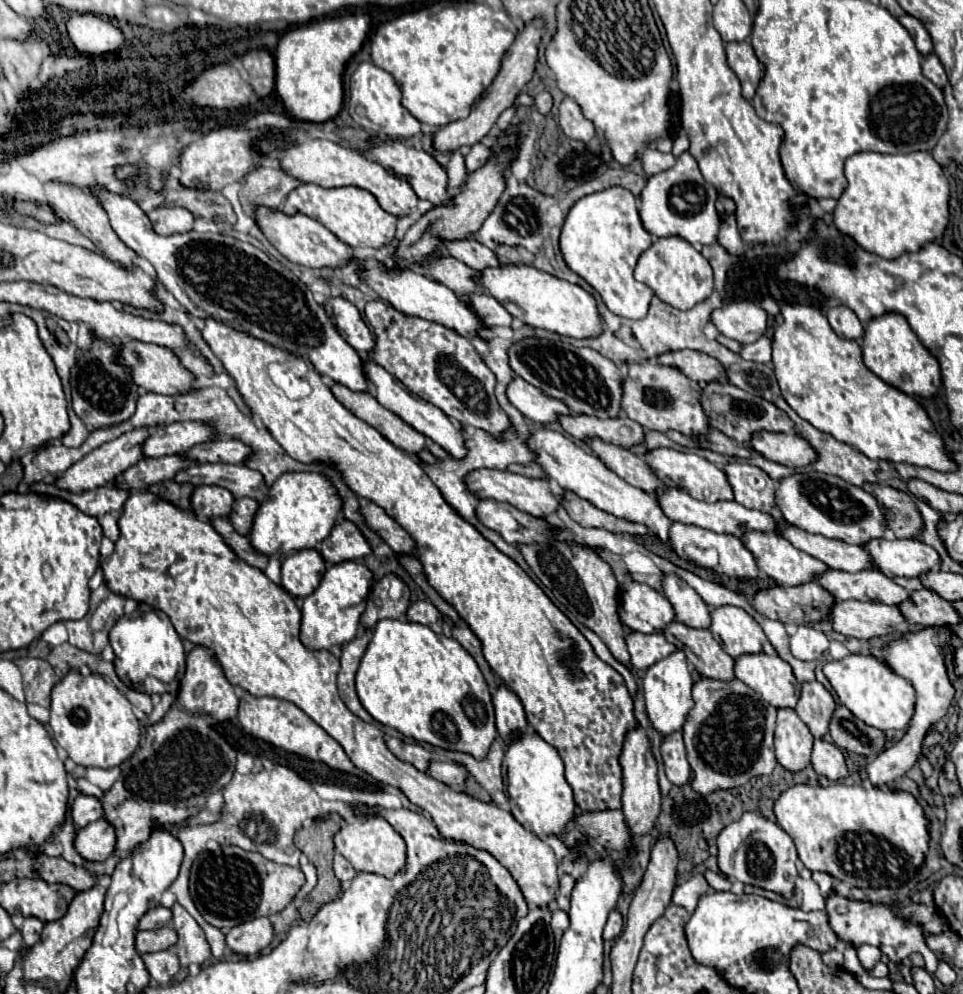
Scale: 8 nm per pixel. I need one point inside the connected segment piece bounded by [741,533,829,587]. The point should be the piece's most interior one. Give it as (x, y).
(776, 557)

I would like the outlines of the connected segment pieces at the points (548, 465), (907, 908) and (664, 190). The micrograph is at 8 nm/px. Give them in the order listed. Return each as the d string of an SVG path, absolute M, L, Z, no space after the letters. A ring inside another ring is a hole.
M541 429L541 431L533 433L529 437L527 445L529 445L529 449L533 449L537 453L537 463L549 473L549 477L553 481L559 483L559 487L573 491L575 495L579 495L585 501L591 501L591 505L595 505L597 509L601 509L605 513L611 513L625 521L635 521L635 523L647 525L649 531L655 533L663 543L669 543L669 527L673 521L667 521L667 515L663 513L663 509L659 509L659 501L655 497L647 495L645 491L629 485L627 481L623 481L617 473L607 469L607 465L603 465L603 461L599 457L585 453L571 439L563 437L557 431L549 431L549 429Z
M831 895L827 899L827 915L831 929L839 935L839 939L844 943L851 943L855 948L859 945L873 945L881 949L883 955L891 959L893 965L899 965L907 955L913 951L919 952L925 962L925 969L929 973L934 973L938 967L938 957L933 951L927 949L925 945L925 935L927 933L941 933L947 931L947 919L937 907L927 907L919 903L905 903L899 909L891 911L887 905L871 905L871 903L857 903L849 901L843 895ZM907 917L907 919L903 919Z
M683 153L677 157L677 163L663 171L657 173L653 177L647 179L645 189L641 193L641 221L643 227L657 237L681 237L685 241L689 241L691 245L711 245L717 243L717 235L719 235L719 227L721 227L721 217L715 209L715 201L717 201L717 189L705 181L703 173L699 171L697 161L691 157L691 153ZM679 183L693 183L697 187L697 195L699 195L699 209L697 213L679 213L671 203L669 203L669 191L673 185Z

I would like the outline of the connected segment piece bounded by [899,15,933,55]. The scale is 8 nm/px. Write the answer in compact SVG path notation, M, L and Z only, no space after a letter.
M901 15L901 17L899 17L899 23L909 31L909 35L913 37L913 41L915 41L915 45L917 45L917 49L919 49L921 55L929 55L929 53L933 51L931 37L929 37L927 29L925 29L915 17L911 17L911 15Z

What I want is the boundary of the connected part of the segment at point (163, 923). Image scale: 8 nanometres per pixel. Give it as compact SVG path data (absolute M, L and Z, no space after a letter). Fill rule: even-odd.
M157 905L155 909L149 909L141 917L137 929L139 931L143 931L143 929L159 929L159 927L167 927L169 923L171 923L171 911L165 909L165 907L161 907L161 905Z

